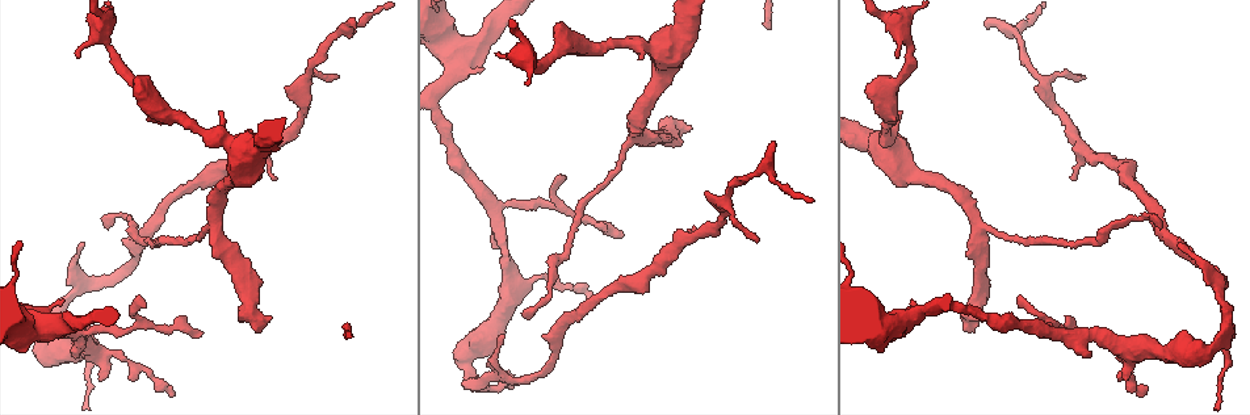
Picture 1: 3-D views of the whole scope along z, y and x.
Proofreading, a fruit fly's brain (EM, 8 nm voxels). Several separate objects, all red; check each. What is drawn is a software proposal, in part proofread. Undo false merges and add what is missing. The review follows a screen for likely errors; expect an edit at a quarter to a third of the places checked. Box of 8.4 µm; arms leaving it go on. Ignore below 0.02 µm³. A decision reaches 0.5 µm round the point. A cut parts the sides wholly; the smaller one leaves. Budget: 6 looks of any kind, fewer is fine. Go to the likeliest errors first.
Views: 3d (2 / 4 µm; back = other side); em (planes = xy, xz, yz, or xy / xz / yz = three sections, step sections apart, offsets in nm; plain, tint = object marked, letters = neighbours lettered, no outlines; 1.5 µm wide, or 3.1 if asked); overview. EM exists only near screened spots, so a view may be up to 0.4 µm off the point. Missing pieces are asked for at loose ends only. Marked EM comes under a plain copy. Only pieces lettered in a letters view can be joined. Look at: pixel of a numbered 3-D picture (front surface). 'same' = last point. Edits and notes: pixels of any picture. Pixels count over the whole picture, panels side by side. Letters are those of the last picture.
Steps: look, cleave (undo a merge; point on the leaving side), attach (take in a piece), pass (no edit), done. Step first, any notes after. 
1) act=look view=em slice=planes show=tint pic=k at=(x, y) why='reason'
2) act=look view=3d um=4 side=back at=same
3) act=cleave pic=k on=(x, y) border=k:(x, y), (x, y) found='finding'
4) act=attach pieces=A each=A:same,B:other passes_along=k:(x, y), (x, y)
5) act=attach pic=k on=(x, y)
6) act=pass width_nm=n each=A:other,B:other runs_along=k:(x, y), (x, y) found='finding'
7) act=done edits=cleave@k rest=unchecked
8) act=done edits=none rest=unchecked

act=look view=3d um=2 pic=1 at=(682, 128) why='branch stops here'

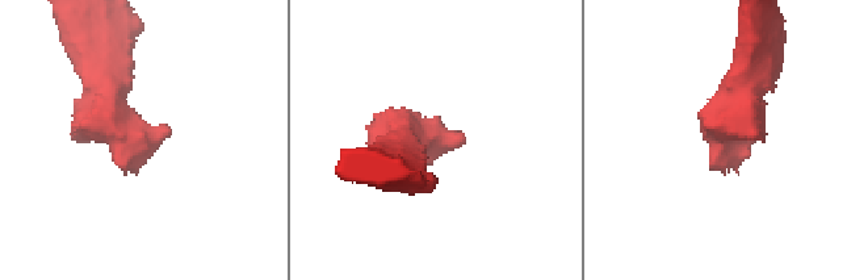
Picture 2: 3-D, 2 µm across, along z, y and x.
act=look view=em slice=planes show=letters pic=2 at=(733, 167) why='need the tissue'

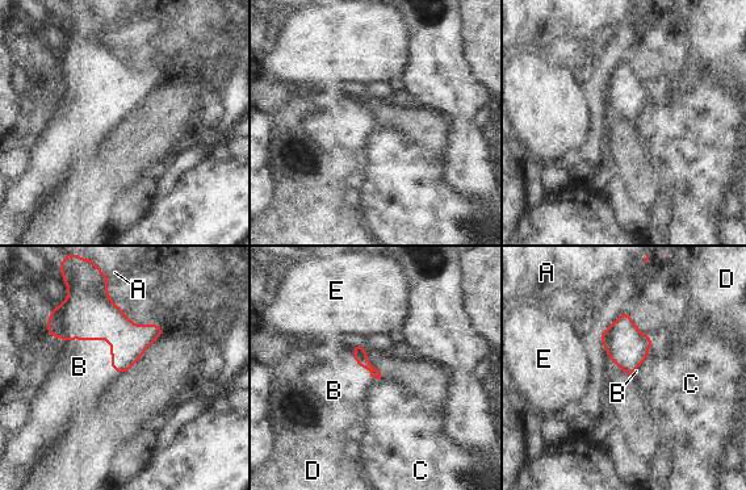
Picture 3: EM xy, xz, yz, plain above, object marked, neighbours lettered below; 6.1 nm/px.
act=attach pieces=B each=A:other,B:same,C:other,D:other,E:other passes_along=3:(88, 313), (104, 339), (79, 367) found='the cell continues'

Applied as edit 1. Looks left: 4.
act=look view=overview why='redraw'

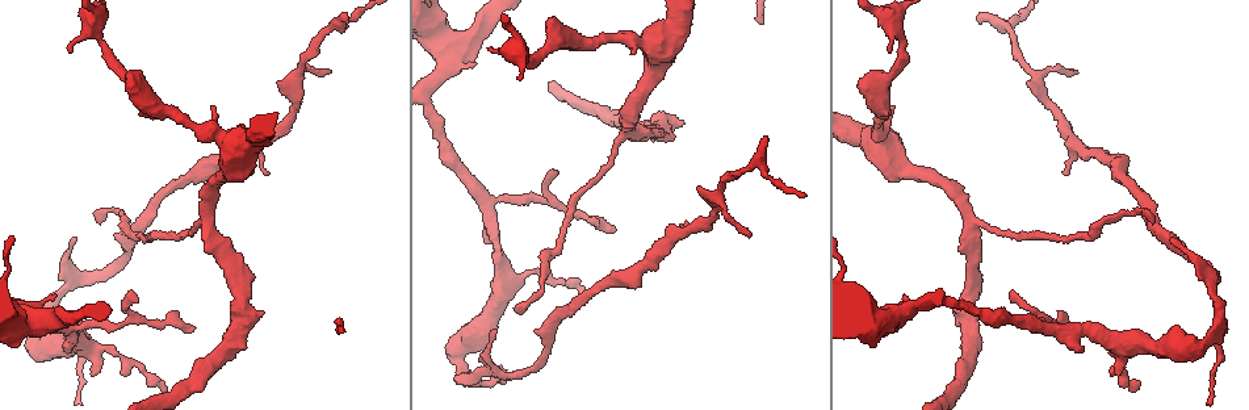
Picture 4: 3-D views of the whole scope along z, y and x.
act=look view=3d um=2 pic=4 at=(158, 383) why='free end'

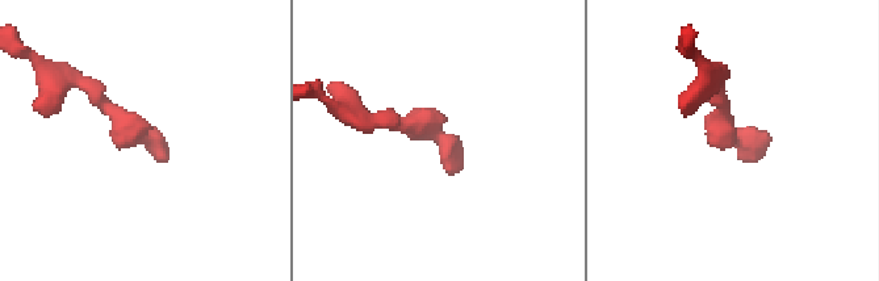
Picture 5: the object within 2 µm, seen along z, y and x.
act=look view=em slice=xy step=4 show=tint pic=5 at=(152, 140) why='shape alone is not enough'

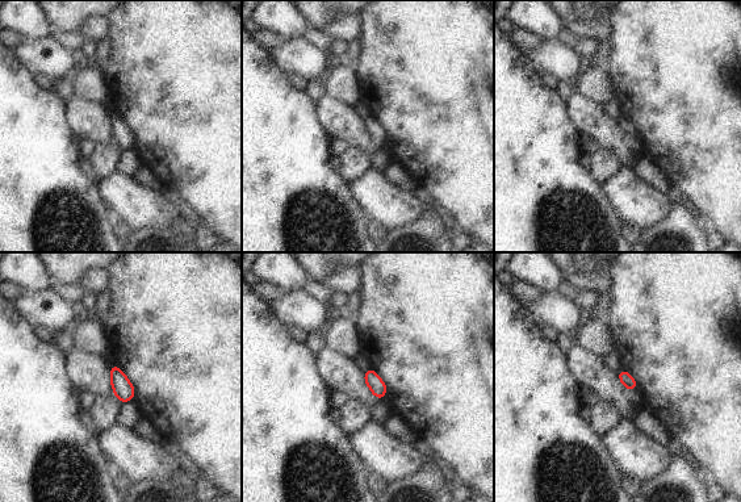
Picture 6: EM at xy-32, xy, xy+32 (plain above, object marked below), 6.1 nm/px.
act=look view=em slice=planes show=letters at=same why='another direction'

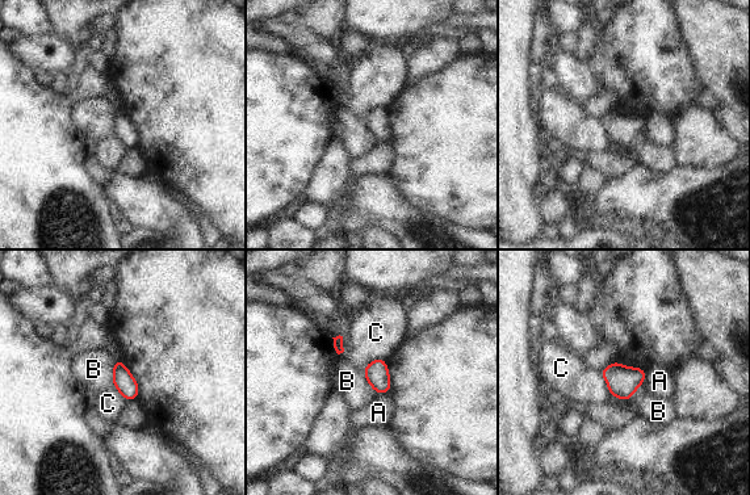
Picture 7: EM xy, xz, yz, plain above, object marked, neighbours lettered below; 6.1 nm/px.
act=pass width_nm=140 each=A:other,B:other,C:other border=7:(116, 361), (112, 369), (112, 385) found='none of them fits'

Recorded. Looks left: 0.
act=done edits=attach@3 rest=unchecked

